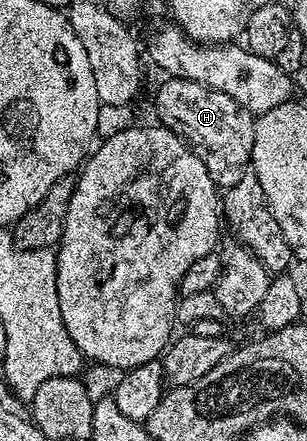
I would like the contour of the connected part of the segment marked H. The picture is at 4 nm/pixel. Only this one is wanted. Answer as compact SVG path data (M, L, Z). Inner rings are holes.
M171 77L157 89L156 120L196 150L197 158L207 167L214 185L227 190L250 168L255 139L254 114L247 112L231 95L215 91L191 79Z

